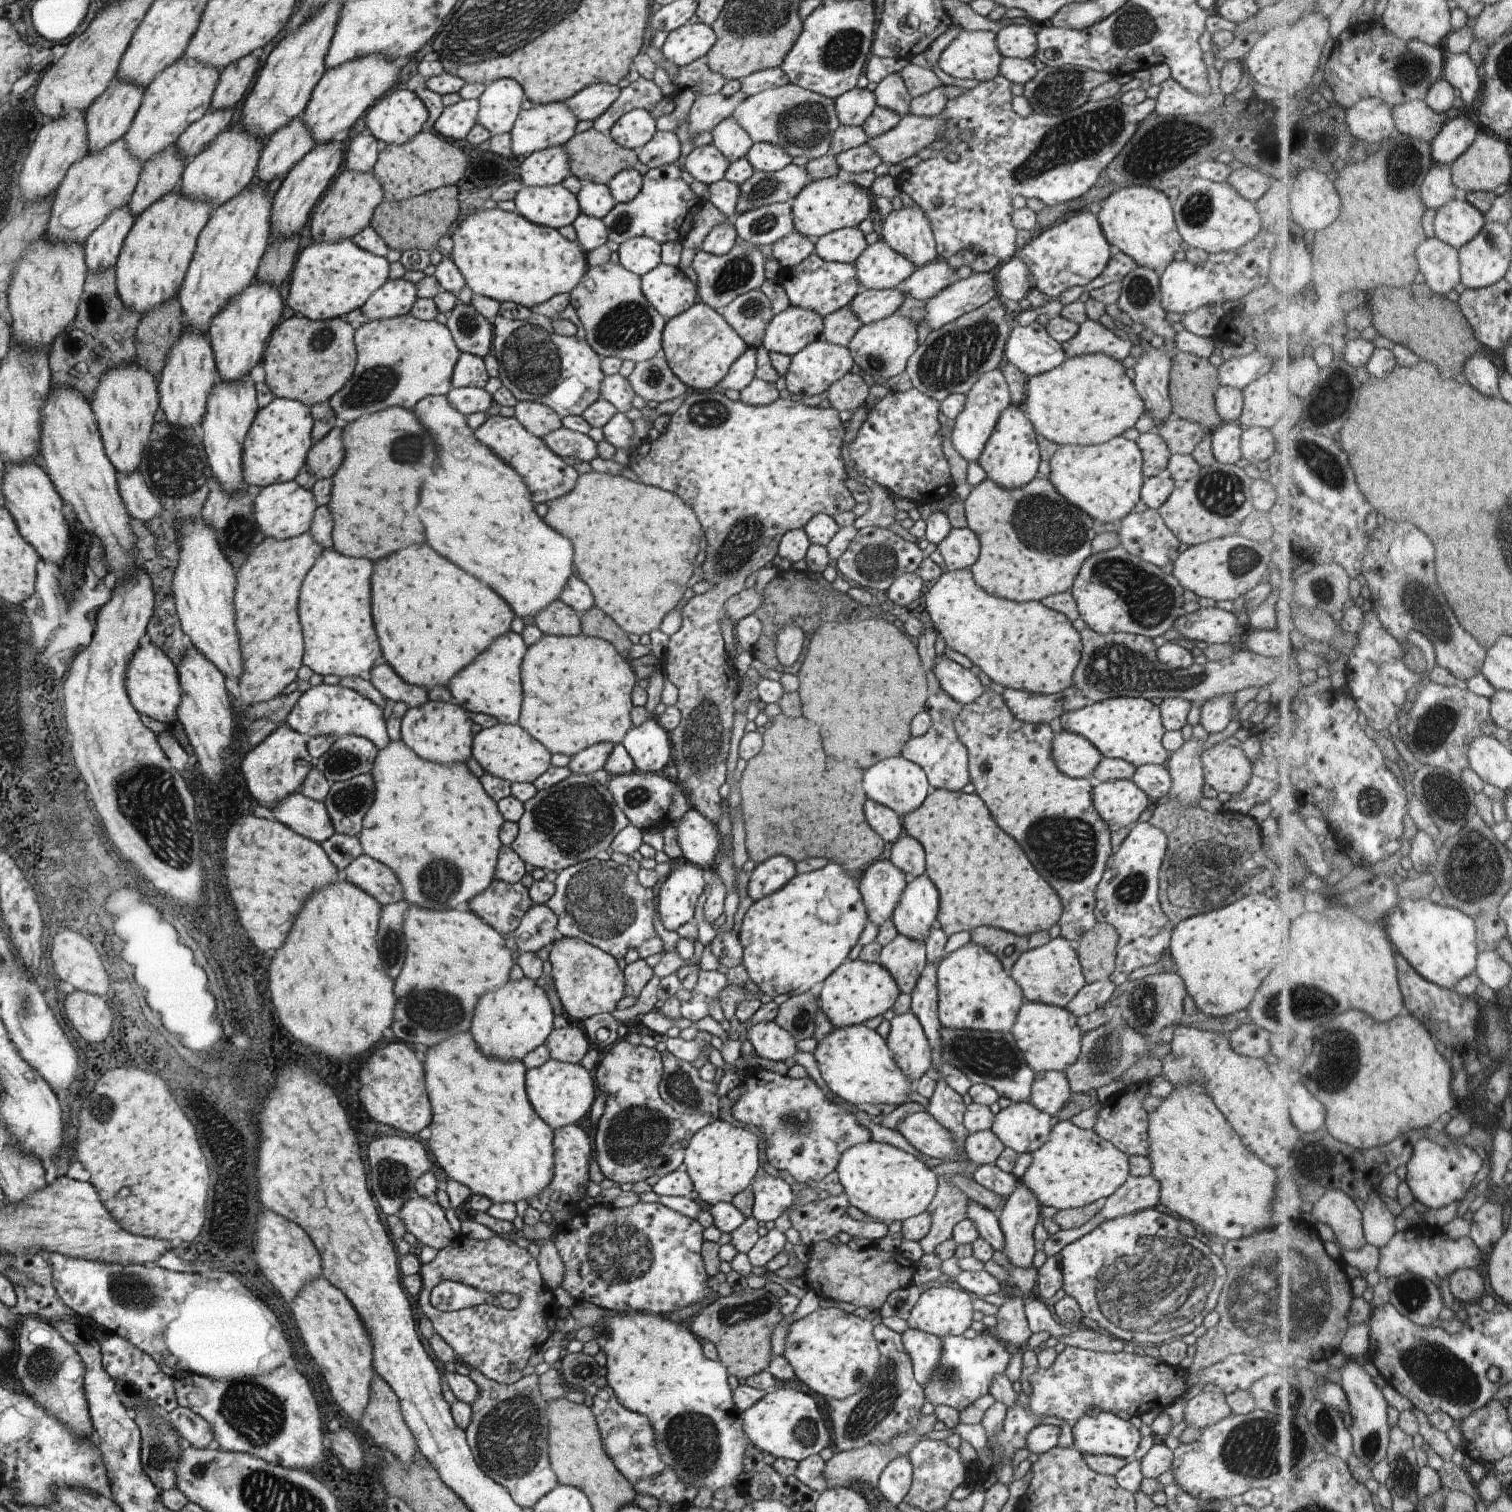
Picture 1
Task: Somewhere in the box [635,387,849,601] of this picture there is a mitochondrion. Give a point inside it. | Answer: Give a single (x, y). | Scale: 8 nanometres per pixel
(745, 534)

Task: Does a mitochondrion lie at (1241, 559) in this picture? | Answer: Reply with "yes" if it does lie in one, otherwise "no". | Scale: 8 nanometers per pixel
yes

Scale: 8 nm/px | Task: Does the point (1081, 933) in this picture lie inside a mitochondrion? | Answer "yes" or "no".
no

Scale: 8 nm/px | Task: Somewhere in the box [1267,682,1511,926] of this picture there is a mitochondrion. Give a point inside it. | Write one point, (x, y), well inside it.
(1474, 867)

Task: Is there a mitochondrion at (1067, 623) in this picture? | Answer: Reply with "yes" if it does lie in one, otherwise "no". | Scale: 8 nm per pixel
no

